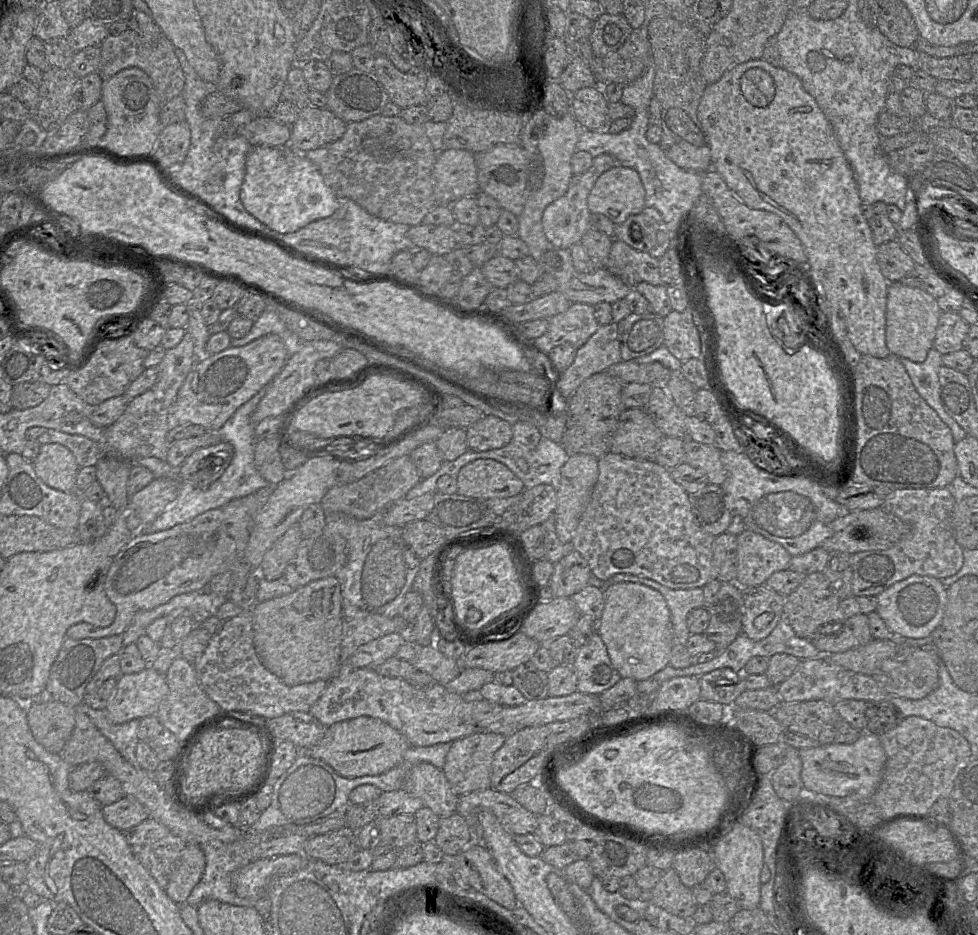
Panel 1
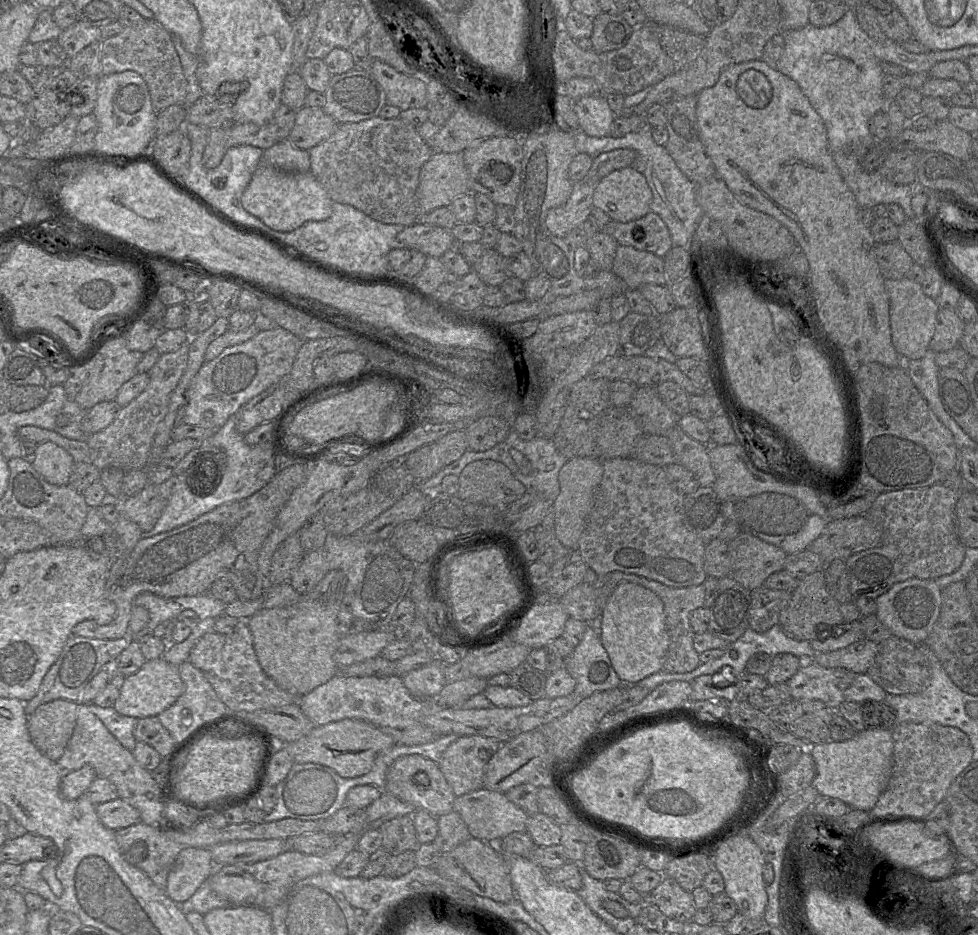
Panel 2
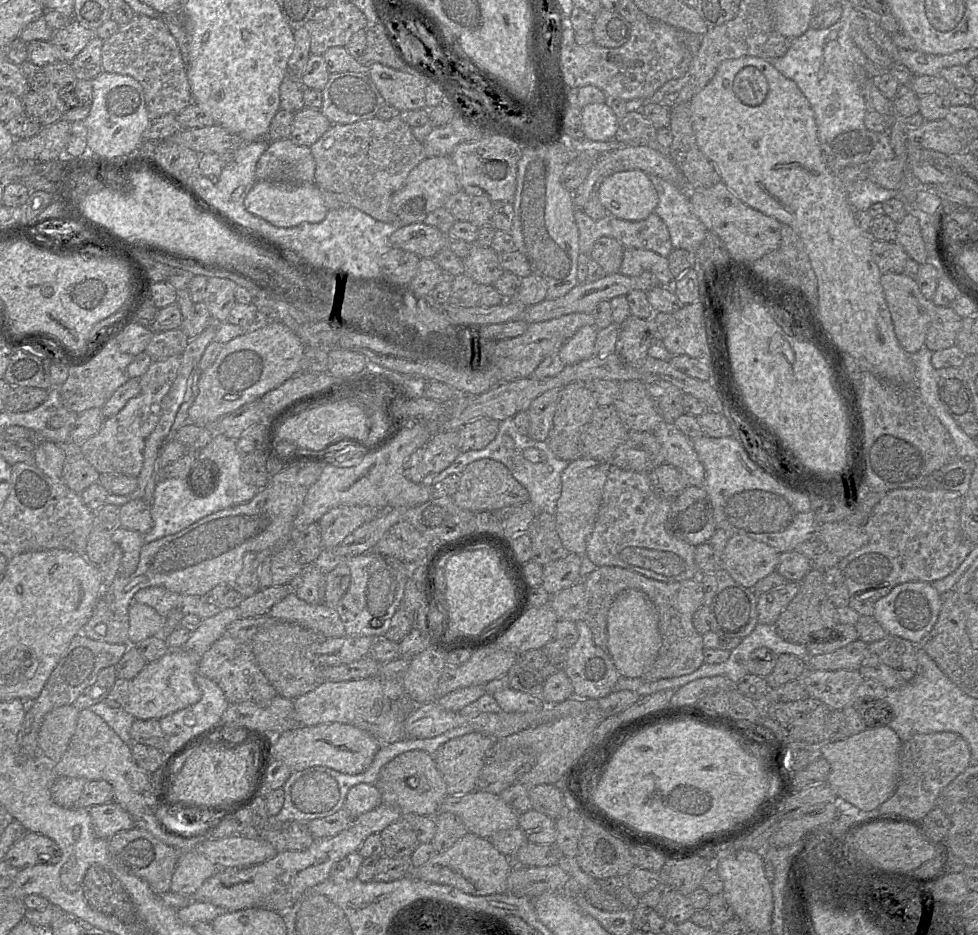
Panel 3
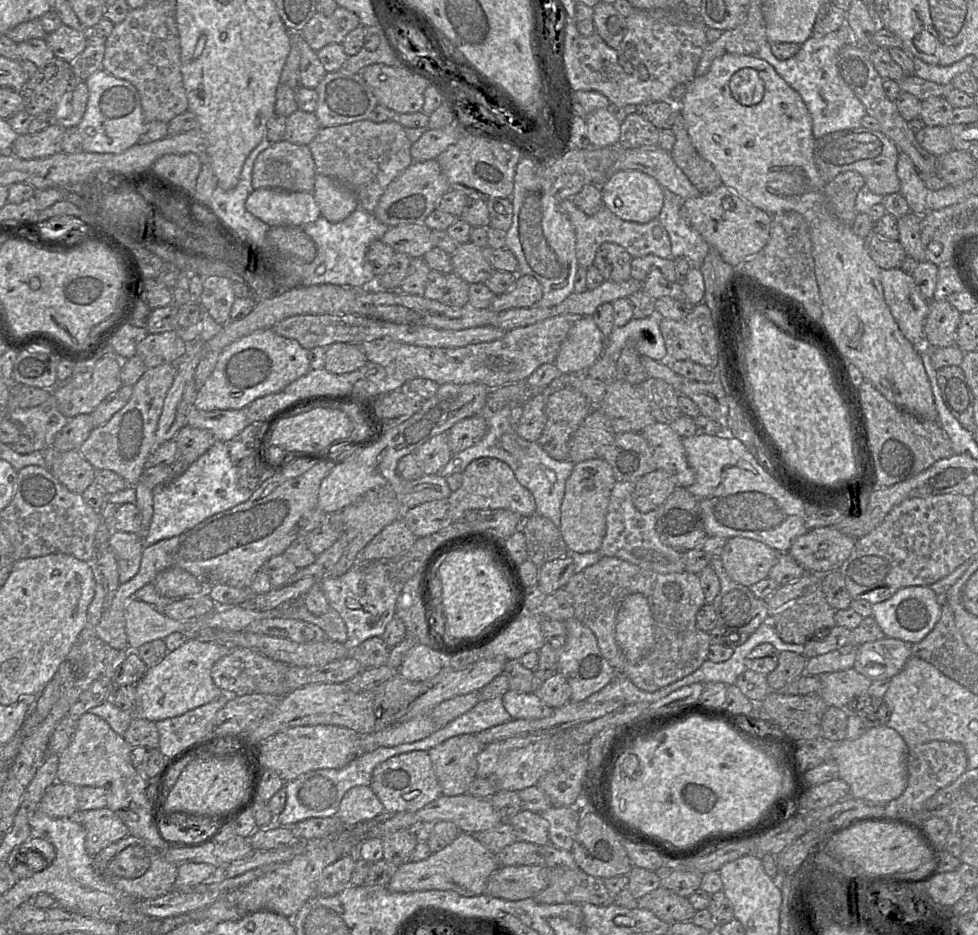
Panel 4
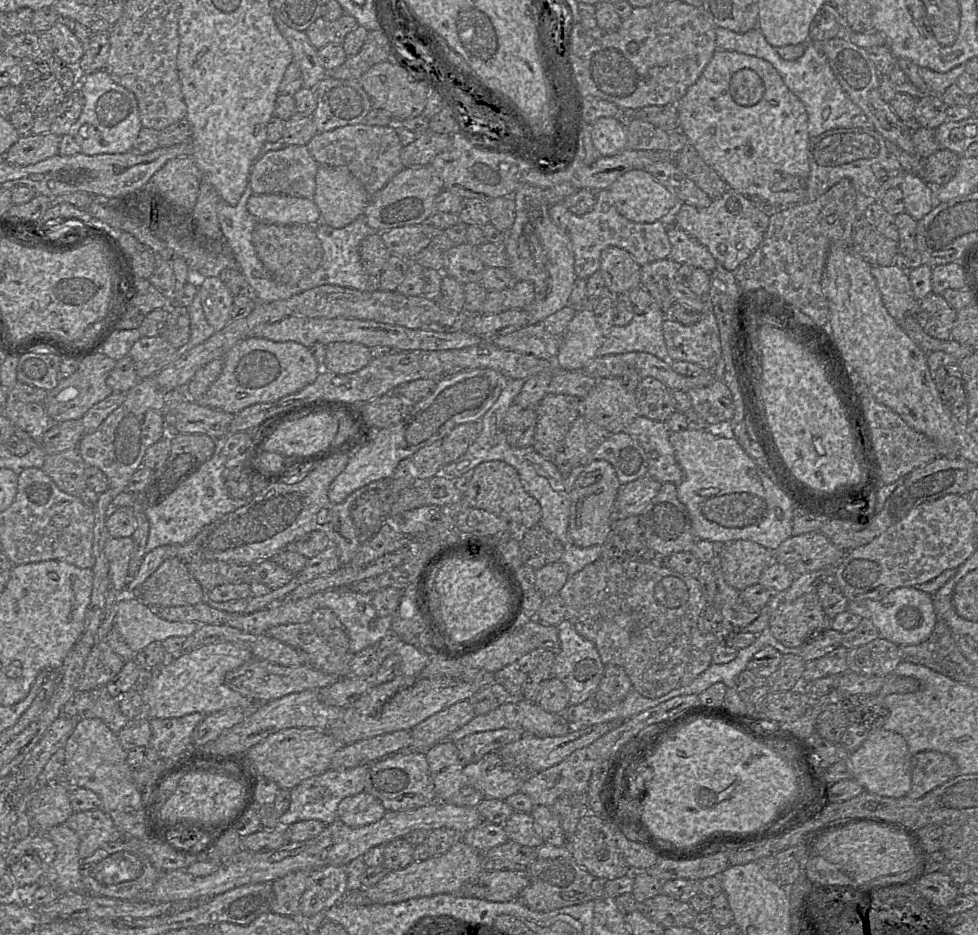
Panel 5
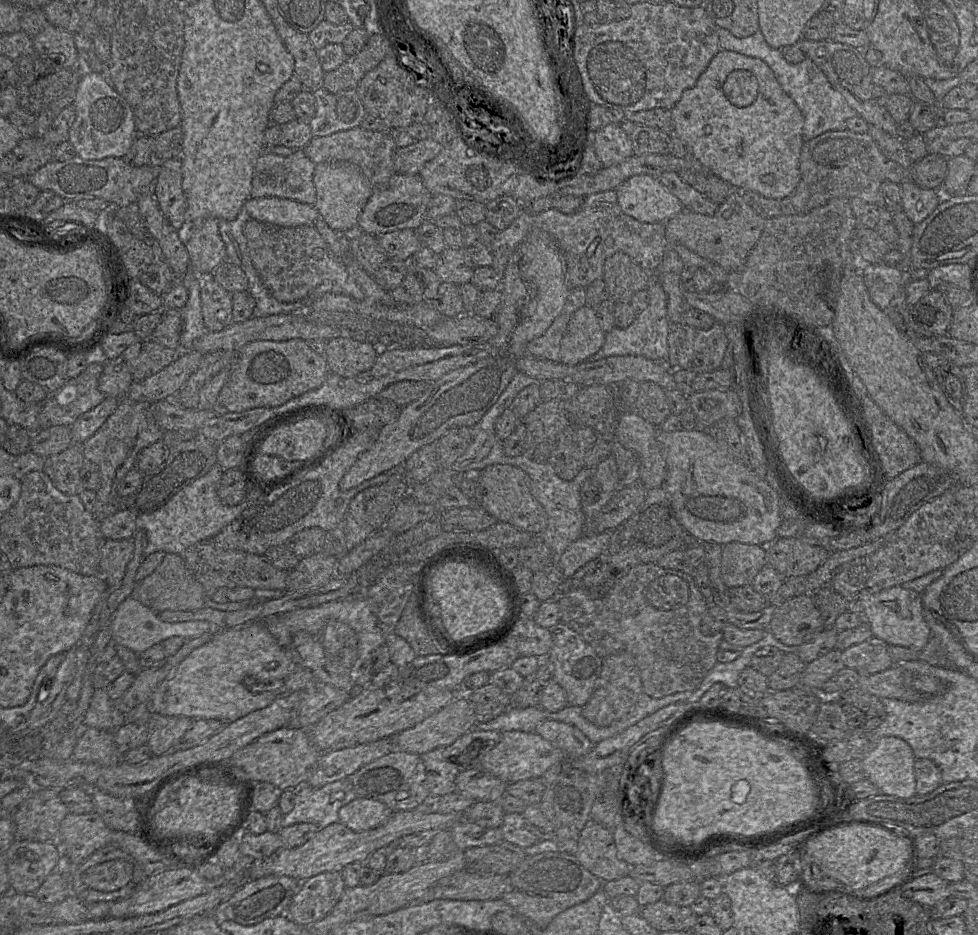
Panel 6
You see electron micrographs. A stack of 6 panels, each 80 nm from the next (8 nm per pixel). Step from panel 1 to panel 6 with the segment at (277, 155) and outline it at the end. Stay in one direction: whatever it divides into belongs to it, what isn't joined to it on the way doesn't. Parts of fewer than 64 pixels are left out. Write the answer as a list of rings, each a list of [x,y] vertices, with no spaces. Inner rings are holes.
[[[279,197],[250,198],[245,208],[251,219],[280,227],[313,225],[318,216],[313,205]]]

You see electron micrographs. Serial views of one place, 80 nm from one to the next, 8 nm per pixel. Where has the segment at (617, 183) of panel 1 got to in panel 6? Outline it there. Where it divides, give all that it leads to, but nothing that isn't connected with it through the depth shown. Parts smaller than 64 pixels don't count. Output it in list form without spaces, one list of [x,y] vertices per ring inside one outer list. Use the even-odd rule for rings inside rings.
[[[634,175],[616,189],[617,202],[628,216],[644,223],[665,223],[684,209],[658,178]]]

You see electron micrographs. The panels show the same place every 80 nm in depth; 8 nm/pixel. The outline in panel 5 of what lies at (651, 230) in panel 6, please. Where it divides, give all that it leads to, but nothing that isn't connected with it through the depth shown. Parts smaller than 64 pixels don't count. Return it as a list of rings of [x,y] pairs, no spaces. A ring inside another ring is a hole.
[[[608,189],[596,192],[594,208],[588,213],[576,215],[561,202],[549,207],[549,215],[558,226],[566,231],[571,240],[574,270],[579,278],[588,279],[599,270],[601,253],[611,246],[626,250],[640,266],[670,256],[671,244],[666,224],[662,221],[636,223],[626,219],[617,211]]]

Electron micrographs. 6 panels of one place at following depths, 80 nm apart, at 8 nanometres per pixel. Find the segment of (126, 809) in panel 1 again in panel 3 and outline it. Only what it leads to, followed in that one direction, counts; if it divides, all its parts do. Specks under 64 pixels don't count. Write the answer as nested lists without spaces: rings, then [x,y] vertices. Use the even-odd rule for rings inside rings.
[[[115,801],[88,809],[95,834],[110,839],[119,831],[131,830],[135,823],[126,810]]]

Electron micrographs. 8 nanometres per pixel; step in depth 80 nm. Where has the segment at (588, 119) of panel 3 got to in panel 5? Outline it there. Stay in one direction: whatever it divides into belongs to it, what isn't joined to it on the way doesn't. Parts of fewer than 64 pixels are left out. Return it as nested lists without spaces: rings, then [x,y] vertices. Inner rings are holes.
[[[600,117],[590,131],[593,145],[601,156],[618,154],[627,147],[627,128],[615,117]]]

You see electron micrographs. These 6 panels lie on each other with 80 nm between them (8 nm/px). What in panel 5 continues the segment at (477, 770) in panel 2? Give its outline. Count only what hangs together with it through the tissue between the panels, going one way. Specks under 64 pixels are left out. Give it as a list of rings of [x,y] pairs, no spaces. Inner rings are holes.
[[[440,741],[428,749],[425,755],[436,801],[449,800],[464,786],[464,764],[459,758],[456,744],[451,741]]]

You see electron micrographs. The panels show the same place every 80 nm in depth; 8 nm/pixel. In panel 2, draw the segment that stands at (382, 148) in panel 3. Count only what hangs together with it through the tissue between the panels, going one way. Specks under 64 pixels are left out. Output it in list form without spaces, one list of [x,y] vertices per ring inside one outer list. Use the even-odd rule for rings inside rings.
[[[377,116],[358,123],[339,123],[330,138],[309,149],[310,173],[323,185],[333,202],[352,205],[385,224],[410,226],[421,218],[416,191],[421,169],[433,152],[411,124],[399,117],[383,119]]]

